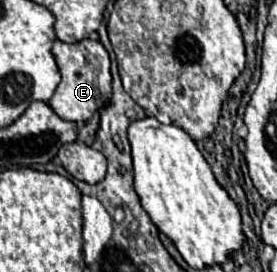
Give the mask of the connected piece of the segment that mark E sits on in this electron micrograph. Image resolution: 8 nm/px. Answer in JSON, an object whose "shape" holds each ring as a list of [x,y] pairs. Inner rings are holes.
{"shape":[[[89,38],[74,44],[54,41],[52,53],[54,53],[56,65],[60,69],[62,81],[56,87],[56,91],[54,91],[52,99],[48,101],[48,105],[54,109],[54,113],[60,119],[72,121],[76,125],[84,125],[96,111],[100,111],[106,105],[106,101],[112,99],[110,57],[108,57],[106,49],[100,45],[99,41],[94,41]]]}

